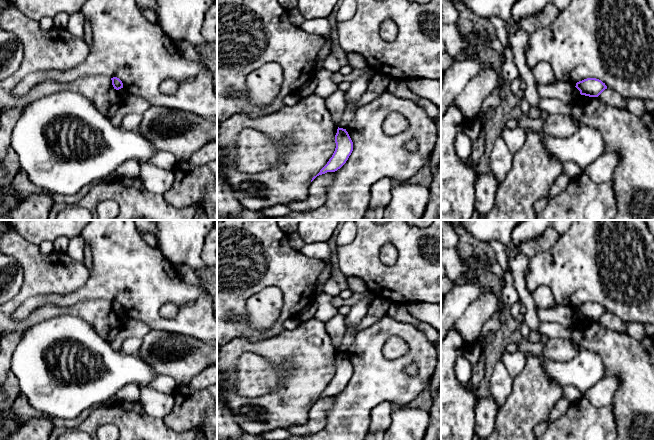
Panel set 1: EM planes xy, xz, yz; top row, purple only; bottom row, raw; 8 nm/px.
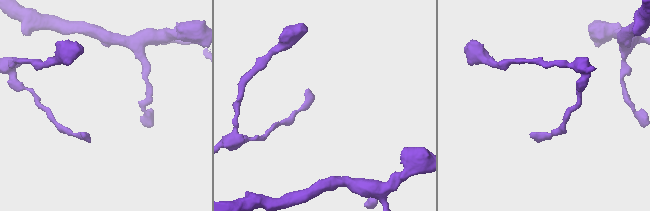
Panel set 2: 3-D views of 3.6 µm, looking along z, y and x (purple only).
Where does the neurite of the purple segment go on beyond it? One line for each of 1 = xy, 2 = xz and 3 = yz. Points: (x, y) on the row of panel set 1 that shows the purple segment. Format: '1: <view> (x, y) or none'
1: none
2: none
3: none

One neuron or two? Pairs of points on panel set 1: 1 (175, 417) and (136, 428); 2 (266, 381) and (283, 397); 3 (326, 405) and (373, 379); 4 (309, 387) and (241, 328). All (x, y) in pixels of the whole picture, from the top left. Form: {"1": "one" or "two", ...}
{"1": "two", "2": "two", "3": "two", "4": "two"}

